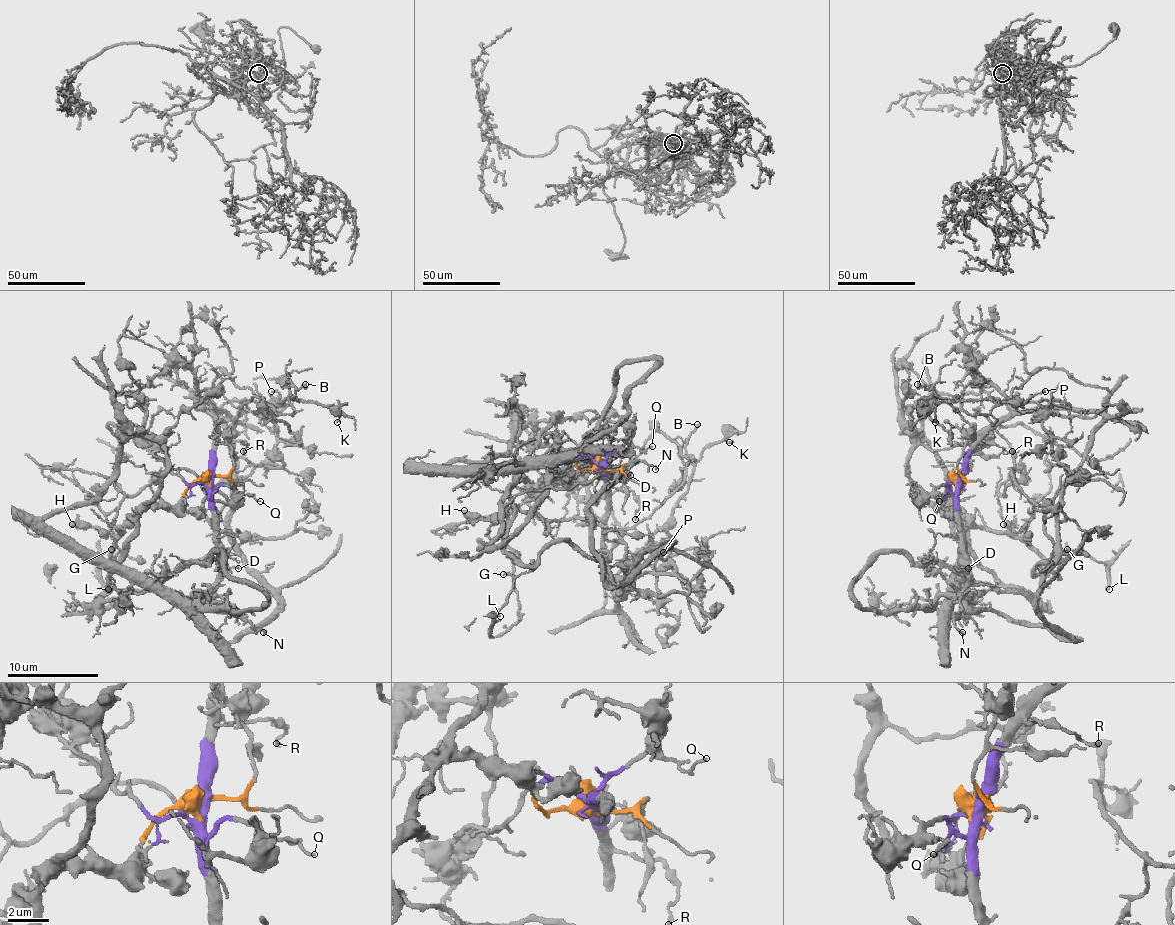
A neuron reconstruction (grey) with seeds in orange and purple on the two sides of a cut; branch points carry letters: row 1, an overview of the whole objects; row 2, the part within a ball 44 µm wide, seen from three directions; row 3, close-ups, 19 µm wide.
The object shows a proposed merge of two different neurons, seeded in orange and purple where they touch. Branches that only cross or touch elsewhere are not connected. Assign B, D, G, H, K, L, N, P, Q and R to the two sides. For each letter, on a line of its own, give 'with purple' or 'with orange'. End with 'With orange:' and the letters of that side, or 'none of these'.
B: with purple
D: with purple
G: with orange
H: with orange
K: with purple
L: with orange
N: with purple
P: with purple
Q: with purple
R: with purple
With orange: G, H, L

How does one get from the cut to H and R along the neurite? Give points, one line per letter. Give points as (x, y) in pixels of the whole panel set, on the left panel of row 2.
H: (207, 479), (197, 479), (175, 505), (145, 507), (117, 530), (122, 530), (117, 534), (78, 528), (71, 523)
R: (207, 479), (209, 454), (220, 443), (239, 441), (248, 447), (243, 452)

